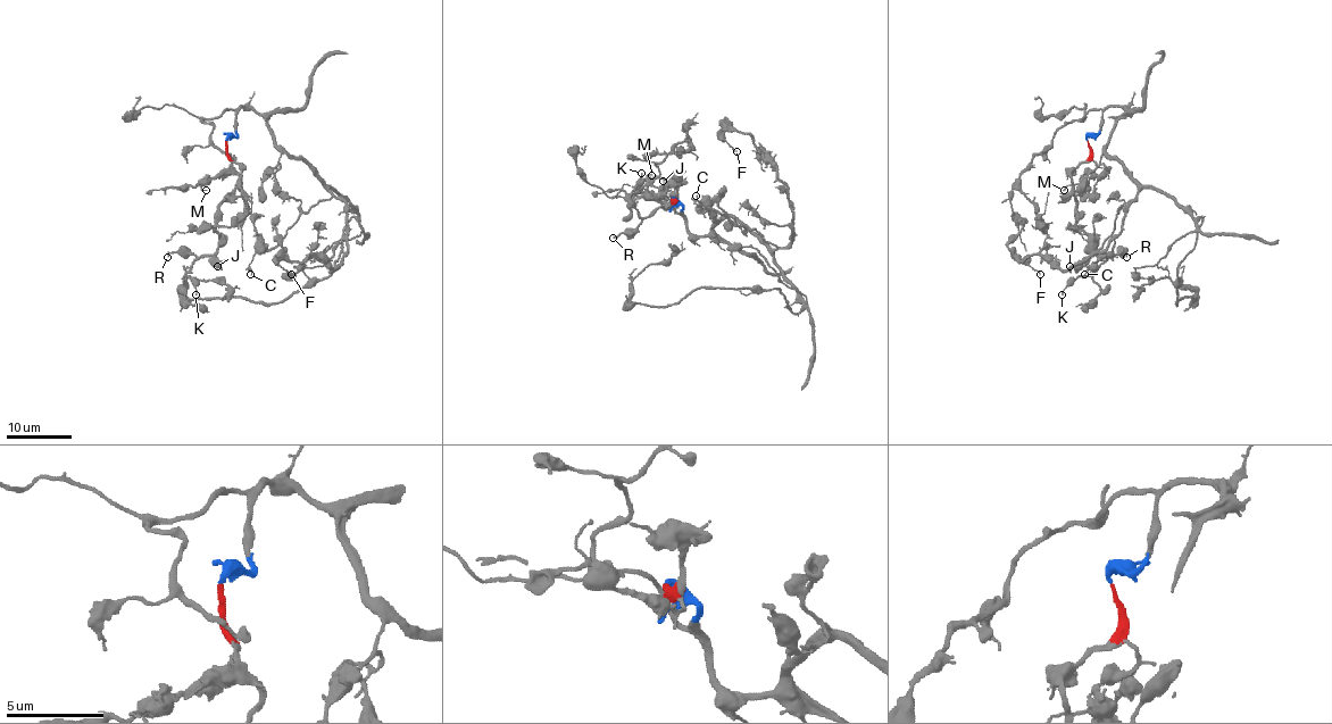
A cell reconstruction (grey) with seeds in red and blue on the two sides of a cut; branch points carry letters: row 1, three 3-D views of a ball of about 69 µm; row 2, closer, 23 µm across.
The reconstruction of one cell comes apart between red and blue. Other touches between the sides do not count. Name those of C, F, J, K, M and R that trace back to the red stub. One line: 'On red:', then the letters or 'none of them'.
On red: J, K, M, R

